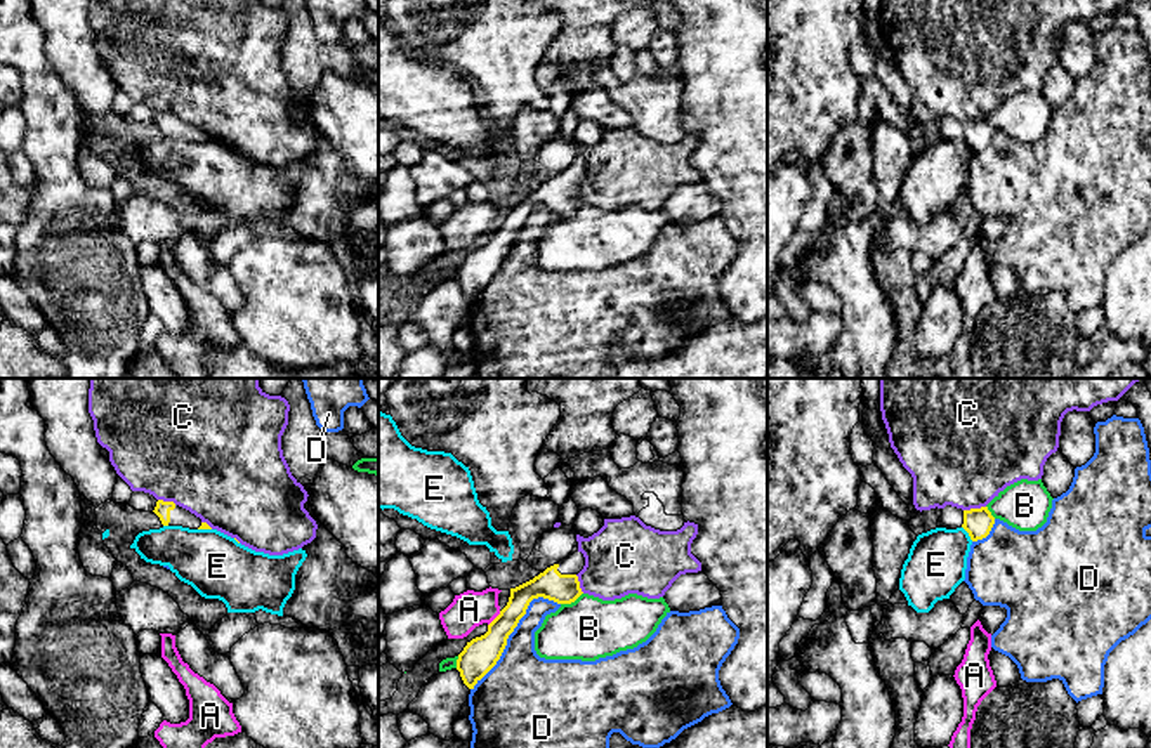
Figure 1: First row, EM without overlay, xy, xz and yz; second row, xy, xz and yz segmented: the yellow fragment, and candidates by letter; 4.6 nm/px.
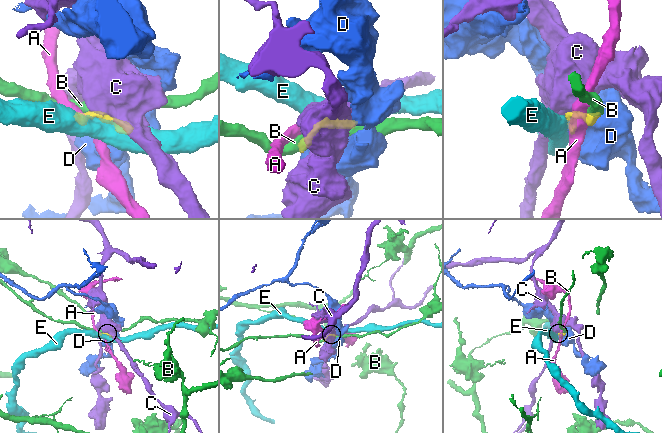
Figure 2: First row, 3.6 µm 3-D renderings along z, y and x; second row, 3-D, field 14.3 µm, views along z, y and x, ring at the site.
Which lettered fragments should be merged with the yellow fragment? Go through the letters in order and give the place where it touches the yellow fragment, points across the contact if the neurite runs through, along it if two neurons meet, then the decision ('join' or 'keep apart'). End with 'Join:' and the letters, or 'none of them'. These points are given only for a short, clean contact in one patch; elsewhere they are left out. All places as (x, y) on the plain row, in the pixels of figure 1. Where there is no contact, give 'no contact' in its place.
A: contact xz (495, 229); border xz (500, 223), (488, 236); keep apart
B: contact xz (572, 212); keep apart
C: contact yz (974, 120); keep apart
D: contact xz (513, 242); keep apart
E: contact yz (967, 143); keep apart
Join: none of them

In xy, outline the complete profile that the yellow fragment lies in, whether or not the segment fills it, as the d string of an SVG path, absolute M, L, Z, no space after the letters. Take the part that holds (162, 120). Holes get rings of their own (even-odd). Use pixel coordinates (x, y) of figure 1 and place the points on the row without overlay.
M158 111L153 123L160 128L163 137L182 137L189 141L212 141L200 128L175 116L174 113Z

